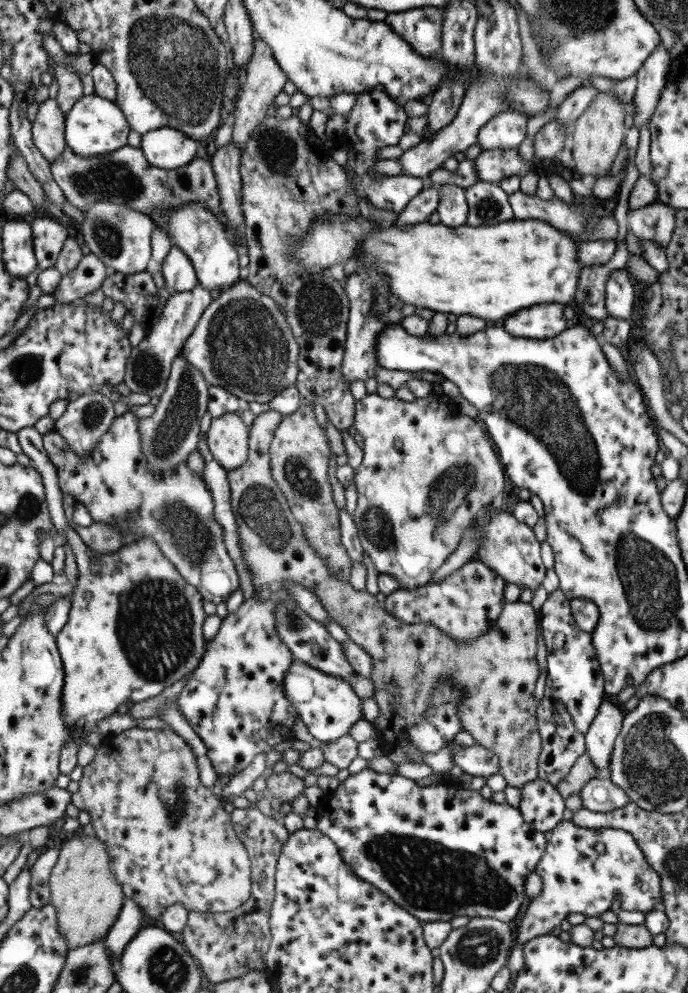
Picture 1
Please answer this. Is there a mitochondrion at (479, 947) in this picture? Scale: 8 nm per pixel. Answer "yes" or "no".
yes

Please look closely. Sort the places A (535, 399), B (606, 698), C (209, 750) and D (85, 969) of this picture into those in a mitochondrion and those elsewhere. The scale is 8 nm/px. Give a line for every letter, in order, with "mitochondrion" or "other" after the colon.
A: mitochondrion
B: other
C: other
D: mitochondrion

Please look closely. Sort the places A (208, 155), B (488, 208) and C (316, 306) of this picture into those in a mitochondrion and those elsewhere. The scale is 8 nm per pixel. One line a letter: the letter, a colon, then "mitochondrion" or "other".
A: other
B: mitochondrion
C: mitochondrion

